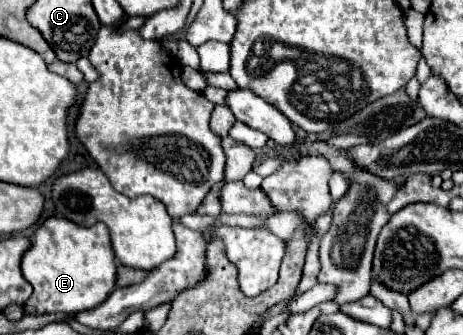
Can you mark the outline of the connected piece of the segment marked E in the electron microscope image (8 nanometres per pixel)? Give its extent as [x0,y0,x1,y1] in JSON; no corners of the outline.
[22,218,116,314]

